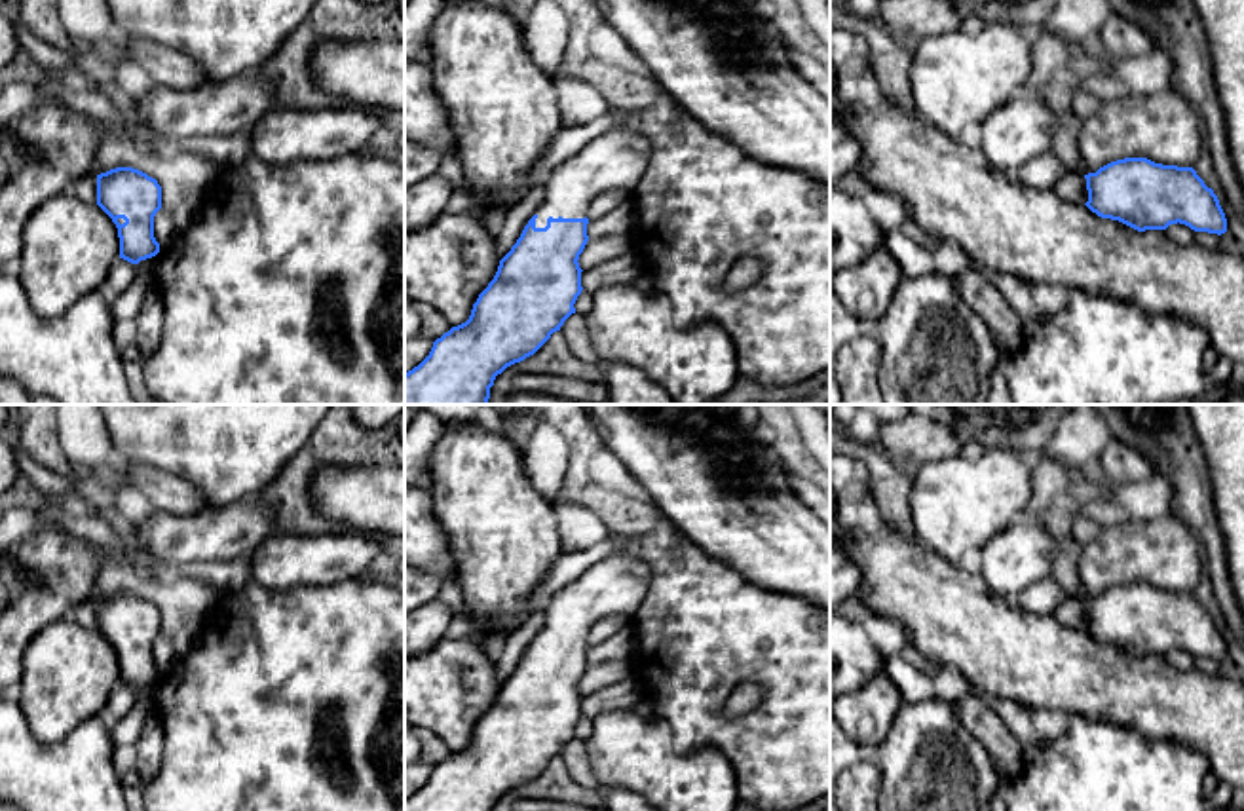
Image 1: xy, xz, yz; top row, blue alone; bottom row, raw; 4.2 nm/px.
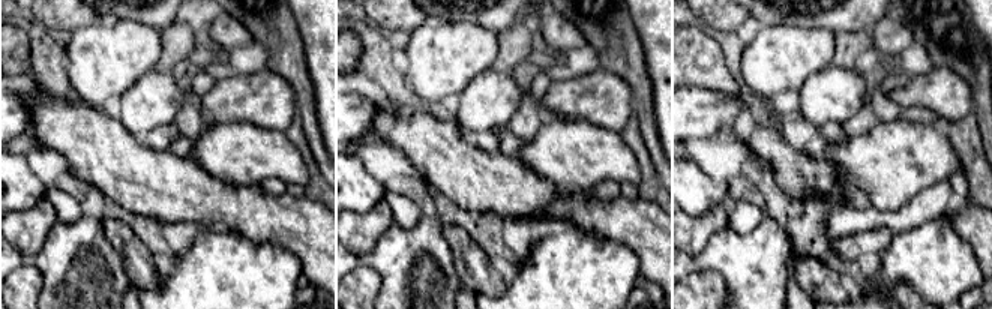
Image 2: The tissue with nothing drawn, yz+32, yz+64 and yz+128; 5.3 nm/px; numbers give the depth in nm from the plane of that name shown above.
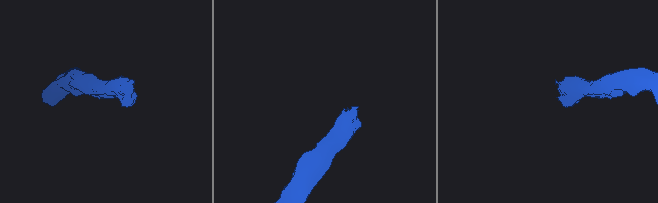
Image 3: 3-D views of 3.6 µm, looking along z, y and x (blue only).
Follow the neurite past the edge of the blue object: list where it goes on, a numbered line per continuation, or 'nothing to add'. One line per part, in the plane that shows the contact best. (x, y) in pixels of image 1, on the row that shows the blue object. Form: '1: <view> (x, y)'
1: xz (616, 160)

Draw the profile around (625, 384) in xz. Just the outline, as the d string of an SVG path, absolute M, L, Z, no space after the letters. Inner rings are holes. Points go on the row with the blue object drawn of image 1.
M606 363L606 380L612 405L676 405L646 372L627 363Z

